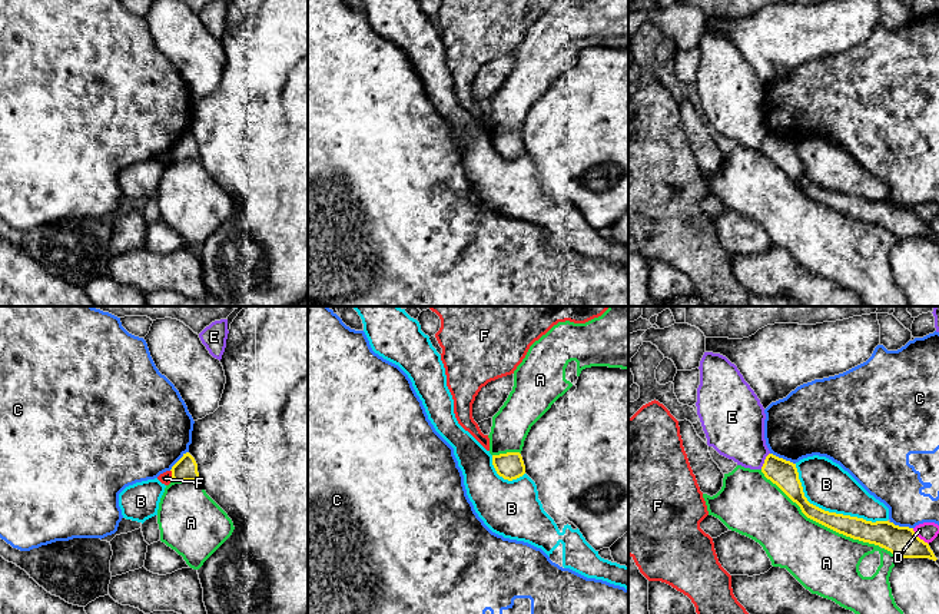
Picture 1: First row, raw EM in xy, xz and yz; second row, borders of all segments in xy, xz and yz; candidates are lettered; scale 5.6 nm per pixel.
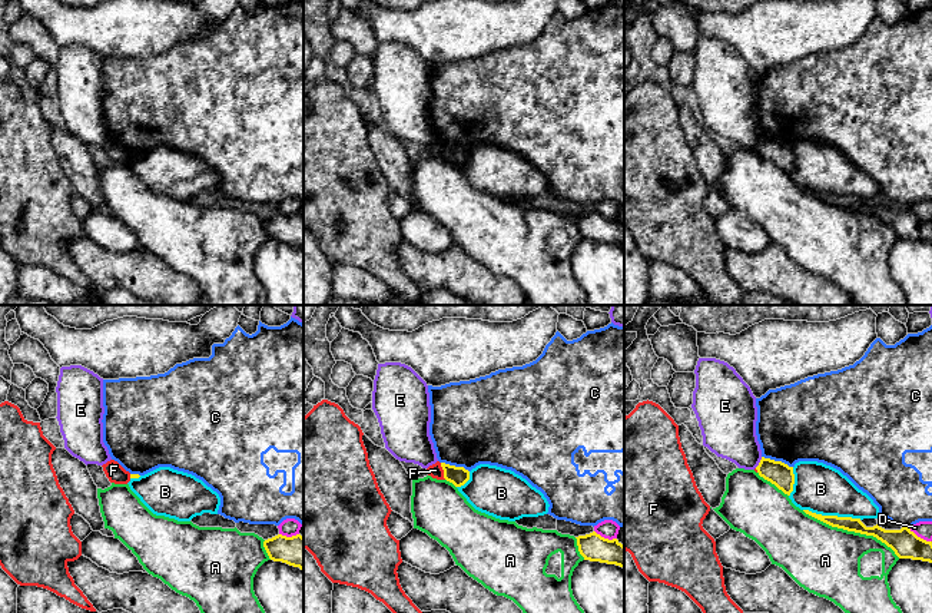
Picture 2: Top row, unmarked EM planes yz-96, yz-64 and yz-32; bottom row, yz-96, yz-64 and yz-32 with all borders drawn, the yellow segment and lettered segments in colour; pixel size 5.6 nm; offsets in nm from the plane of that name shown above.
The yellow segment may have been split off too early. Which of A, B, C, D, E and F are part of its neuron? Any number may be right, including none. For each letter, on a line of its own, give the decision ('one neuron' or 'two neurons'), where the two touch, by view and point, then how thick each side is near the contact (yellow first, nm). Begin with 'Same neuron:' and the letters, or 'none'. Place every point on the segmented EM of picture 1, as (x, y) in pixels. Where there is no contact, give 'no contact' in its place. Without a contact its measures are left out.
Same neuron: none
A: two neurons | yz (819, 523) | 130/360 nm
B: two neurons | yz (828, 511) | 130/260 nm
C: two neurons | yz (782, 458) | 150/380 nm
D: two neurons | yz (918, 537) | 170/110 nm
E: two neurons | yz (765, 461) | 150/320 nm
F: two neurons | xy (172, 475) | 130/70 nm

